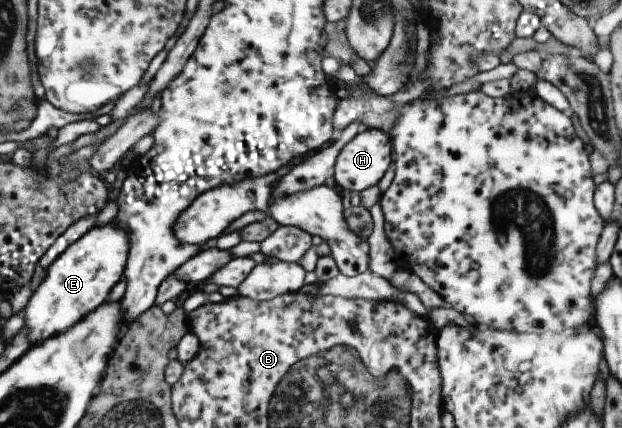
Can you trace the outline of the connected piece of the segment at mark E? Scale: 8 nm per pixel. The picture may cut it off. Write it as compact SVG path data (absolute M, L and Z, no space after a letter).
M110 220L103 225L93 225L58 254L23 307L23 326L27 327L31 346L66 331L76 320L106 301L110 288L122 279L128 252L128 232Z

